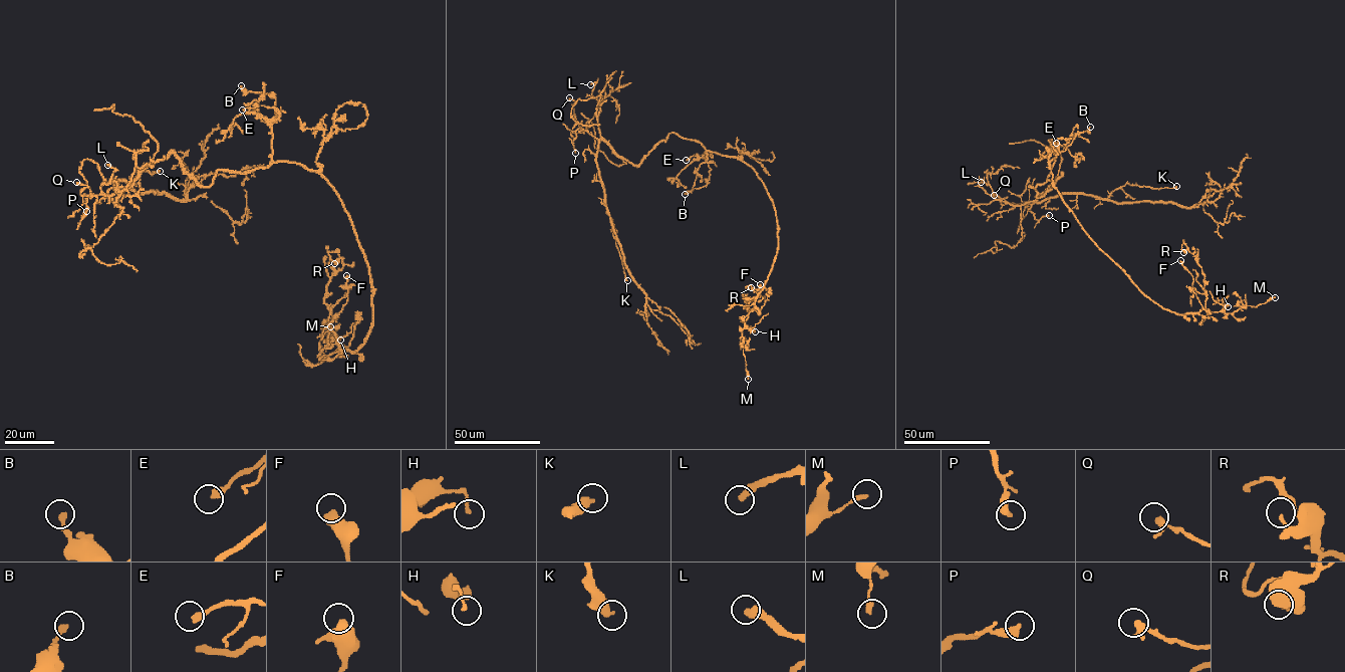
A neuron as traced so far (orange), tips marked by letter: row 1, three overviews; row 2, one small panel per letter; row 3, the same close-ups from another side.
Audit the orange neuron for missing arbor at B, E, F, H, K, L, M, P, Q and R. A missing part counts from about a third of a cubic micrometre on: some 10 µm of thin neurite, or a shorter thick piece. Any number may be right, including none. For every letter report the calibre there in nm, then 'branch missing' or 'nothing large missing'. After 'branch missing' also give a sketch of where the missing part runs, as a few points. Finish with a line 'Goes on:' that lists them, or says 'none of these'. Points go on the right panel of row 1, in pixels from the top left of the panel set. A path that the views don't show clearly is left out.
B: 280 nm | nothing large missing
E: 340 nm | nothing large missing
F: 650 nm | nothing large missing
H: 150 nm | nothing large missing
K: 400 nm | nothing large missing
L: 400 nm | nothing large missing
M: 190 nm | nothing large missing
P: 360 nm | nothing large missing
Q: 260 nm | nothing large missing
R: 240 nm | nothing large missing
Goes on: none of these

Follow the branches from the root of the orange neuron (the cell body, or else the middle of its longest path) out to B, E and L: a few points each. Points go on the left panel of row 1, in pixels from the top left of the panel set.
B: (231, 172), (247, 172), (270, 163), (272, 125), (277, 119), (272, 94), (246, 91), (241, 85)
E: (231, 172), (247, 172), (265, 168), (270, 163), (270, 123), (280, 115), (273, 106), (256, 105), (242, 109)
L: (231, 172), (219, 170), (201, 186), (172, 152), (117, 197), (117, 183), (109, 182), (115, 169), (107, 165)

